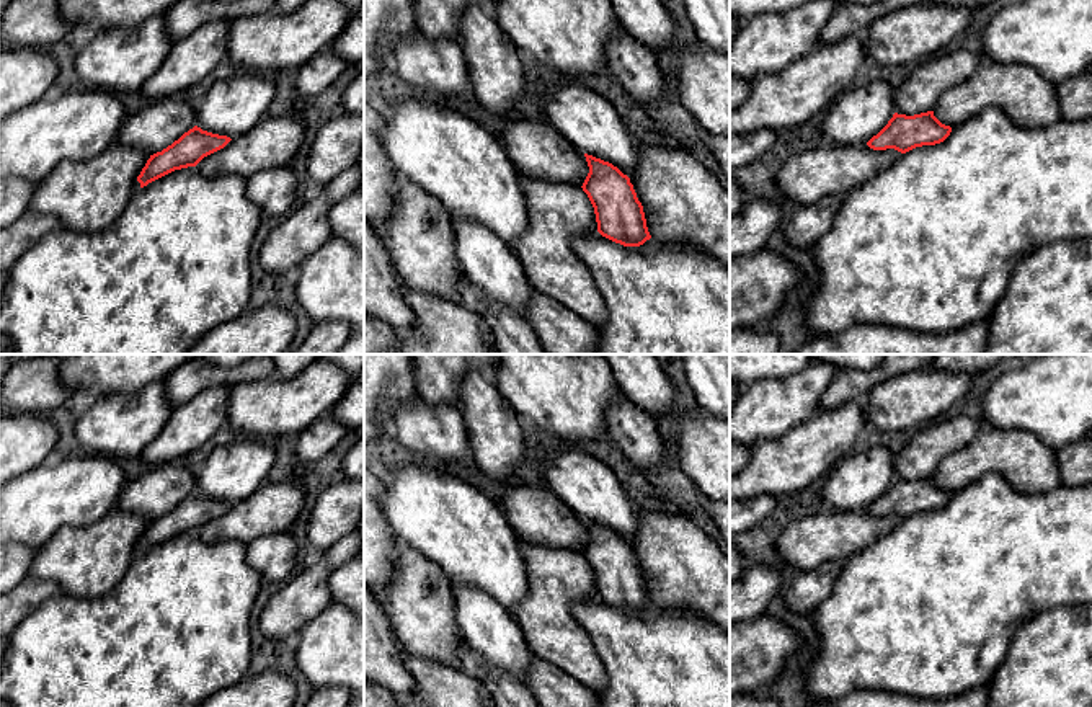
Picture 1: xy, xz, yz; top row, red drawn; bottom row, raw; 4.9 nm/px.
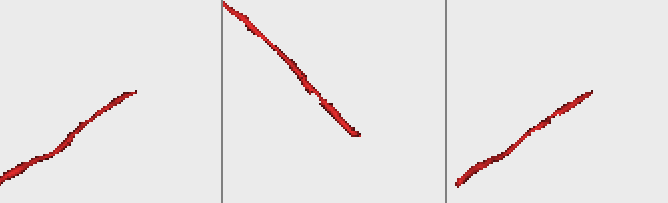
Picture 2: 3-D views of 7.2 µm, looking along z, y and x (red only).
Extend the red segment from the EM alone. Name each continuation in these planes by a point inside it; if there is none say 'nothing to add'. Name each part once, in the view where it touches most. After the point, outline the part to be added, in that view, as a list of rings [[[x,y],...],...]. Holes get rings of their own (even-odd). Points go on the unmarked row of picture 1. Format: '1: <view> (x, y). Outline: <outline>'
nothing to add

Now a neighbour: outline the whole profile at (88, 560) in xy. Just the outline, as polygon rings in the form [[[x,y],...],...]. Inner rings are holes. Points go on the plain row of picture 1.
[[[113,508],[88,526],[60,527],[47,542],[36,549],[26,578],[47,580],[60,586],[62,594],[80,599],[96,598],[111,591],[135,557],[135,545],[150,521],[140,514]]]

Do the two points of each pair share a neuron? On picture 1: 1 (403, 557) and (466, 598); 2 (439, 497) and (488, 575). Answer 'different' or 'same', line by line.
1: different
2: same

